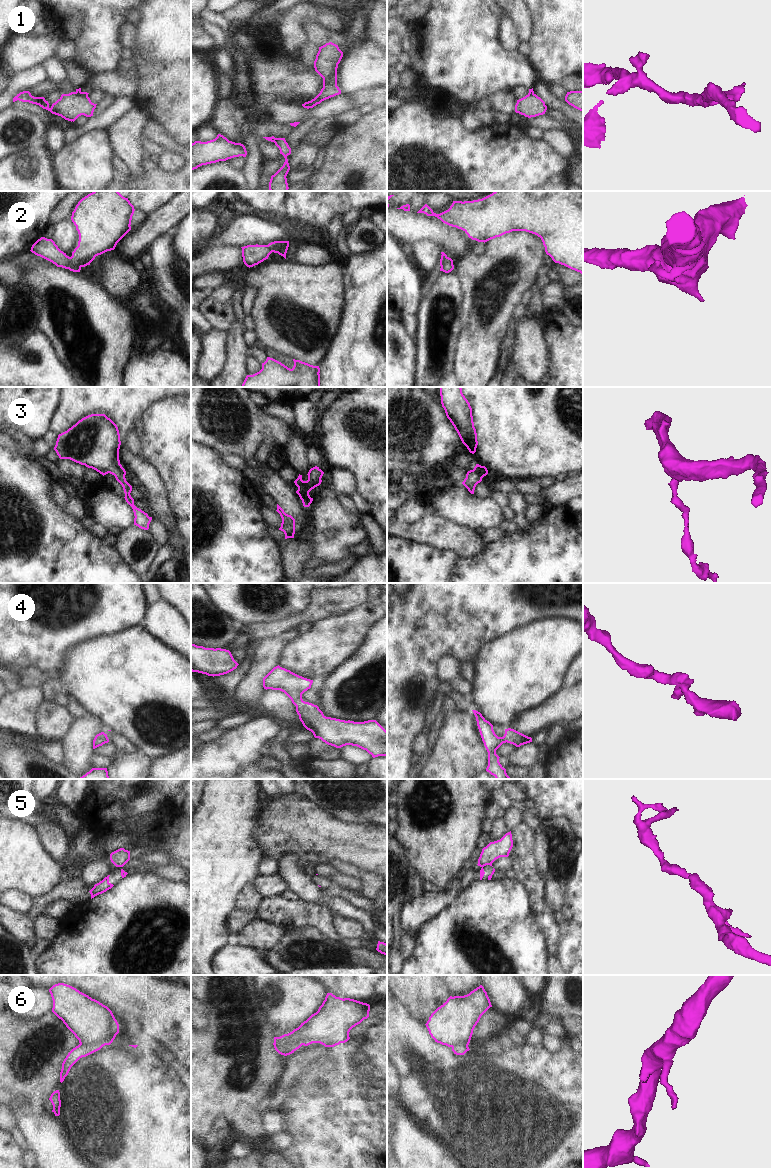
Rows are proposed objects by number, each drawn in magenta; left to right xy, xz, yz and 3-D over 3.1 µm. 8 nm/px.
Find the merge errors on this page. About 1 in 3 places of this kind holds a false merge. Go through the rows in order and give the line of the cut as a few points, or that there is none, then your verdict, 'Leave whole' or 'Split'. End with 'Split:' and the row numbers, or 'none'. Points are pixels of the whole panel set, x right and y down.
1: Split along xy (76, 91), (87, 95). Split
2: Split along xy (70, 257), (73, 264), (80, 267). Split
3: No split. Leave whole
4: No split. Leave whole
5: Split along yz (491, 862), (487, 864). Split
6: Split along xy (80, 1043), (100, 1044), (102, 1046). Split
Split: 1, 2, 5, 6.

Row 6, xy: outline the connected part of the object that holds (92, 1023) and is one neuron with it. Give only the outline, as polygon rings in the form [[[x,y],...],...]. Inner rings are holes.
[[[64,983],[53,985],[49,992],[53,1000],[52,1012],[63,1021],[80,1044],[105,1046],[113,1042],[119,1033],[119,1024],[107,1006]]]

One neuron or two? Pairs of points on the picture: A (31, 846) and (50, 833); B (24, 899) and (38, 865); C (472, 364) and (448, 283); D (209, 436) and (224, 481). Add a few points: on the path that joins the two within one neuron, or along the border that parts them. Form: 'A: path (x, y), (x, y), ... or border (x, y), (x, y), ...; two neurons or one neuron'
A: border (35, 827), (45, 848), (55, 858); two neurons
B: border (10, 890), (21, 890), (33, 897); two neurons
C: border (461, 302), (461, 327), (455, 349); two neurons
D: border (201, 443), (212, 446), (219, 452); two neurons

